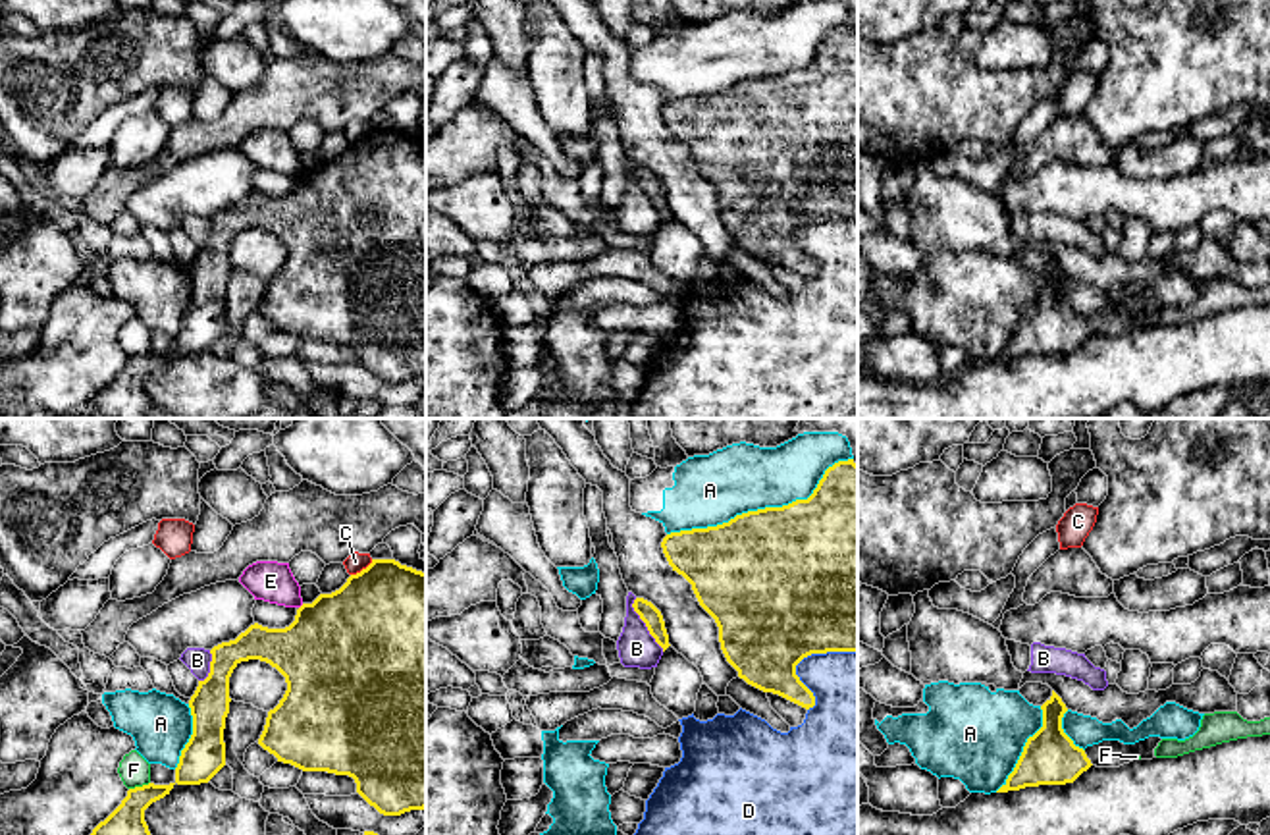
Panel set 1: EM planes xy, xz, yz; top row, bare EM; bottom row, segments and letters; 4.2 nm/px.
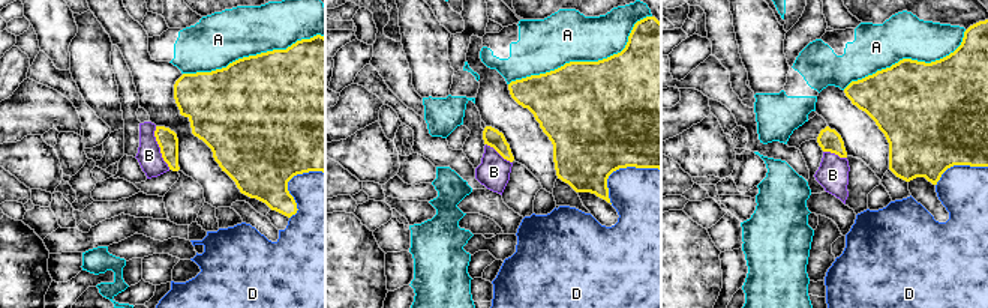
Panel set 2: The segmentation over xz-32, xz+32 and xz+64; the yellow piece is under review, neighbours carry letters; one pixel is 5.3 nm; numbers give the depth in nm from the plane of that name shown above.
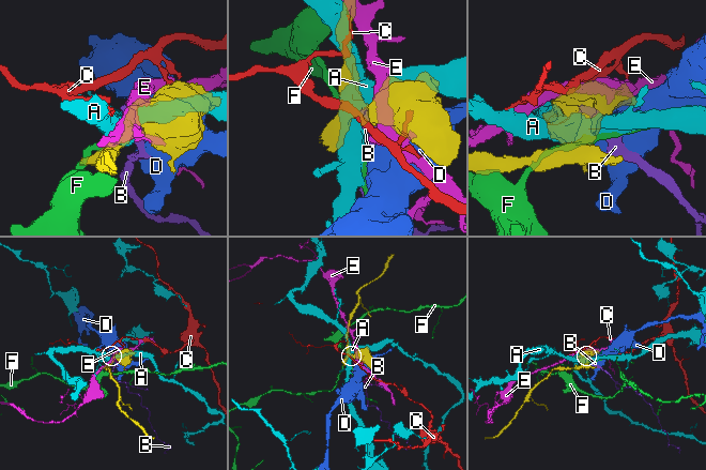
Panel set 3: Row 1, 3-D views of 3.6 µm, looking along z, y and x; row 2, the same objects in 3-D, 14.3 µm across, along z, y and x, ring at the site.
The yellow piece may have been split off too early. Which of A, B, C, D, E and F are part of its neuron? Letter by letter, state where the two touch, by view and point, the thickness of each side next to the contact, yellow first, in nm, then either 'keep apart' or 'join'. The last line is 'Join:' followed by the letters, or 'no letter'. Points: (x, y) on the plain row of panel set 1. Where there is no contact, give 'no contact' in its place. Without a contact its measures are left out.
A: xz (766, 76) | 500/300 nm | keep apart
B: xz (646, 193) | 80/160 nm | keep apart
C: xy (363, 137) | 500/80 nm | keep apart
D: xz (802, 226) | 500/320 nm | keep apart
E: xy (301, 174) | 480/170 nm | keep apart
F: xy (139, 355) | 220/130 nm | keep apart
Join: no letter

